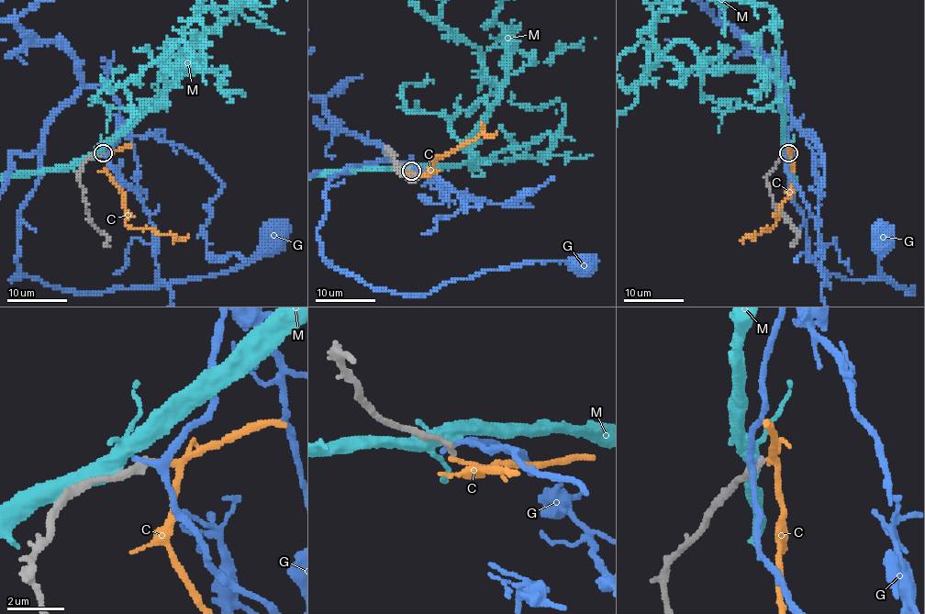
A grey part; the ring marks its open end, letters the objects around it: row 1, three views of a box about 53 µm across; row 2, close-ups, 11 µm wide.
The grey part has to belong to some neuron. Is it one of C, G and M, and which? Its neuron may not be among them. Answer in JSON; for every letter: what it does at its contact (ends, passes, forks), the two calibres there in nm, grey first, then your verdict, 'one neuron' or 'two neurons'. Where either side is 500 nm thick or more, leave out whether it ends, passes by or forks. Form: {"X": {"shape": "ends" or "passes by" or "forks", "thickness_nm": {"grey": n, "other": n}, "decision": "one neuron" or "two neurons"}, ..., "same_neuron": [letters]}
{"C": {"shape": "ends", "thickness_nm": {"grey": 260, "other": 140}, "decision": "two neurons"}, "G": {"shape": "passes by", "thickness_nm": {"grey": 280, "other": 190}, "decision": "two neurons"}, "M": {"shape": "forks", "thickness_nm": {"grey": 220, "other": 400}, "decision": "two neurons"}, "same_neuron": []}

